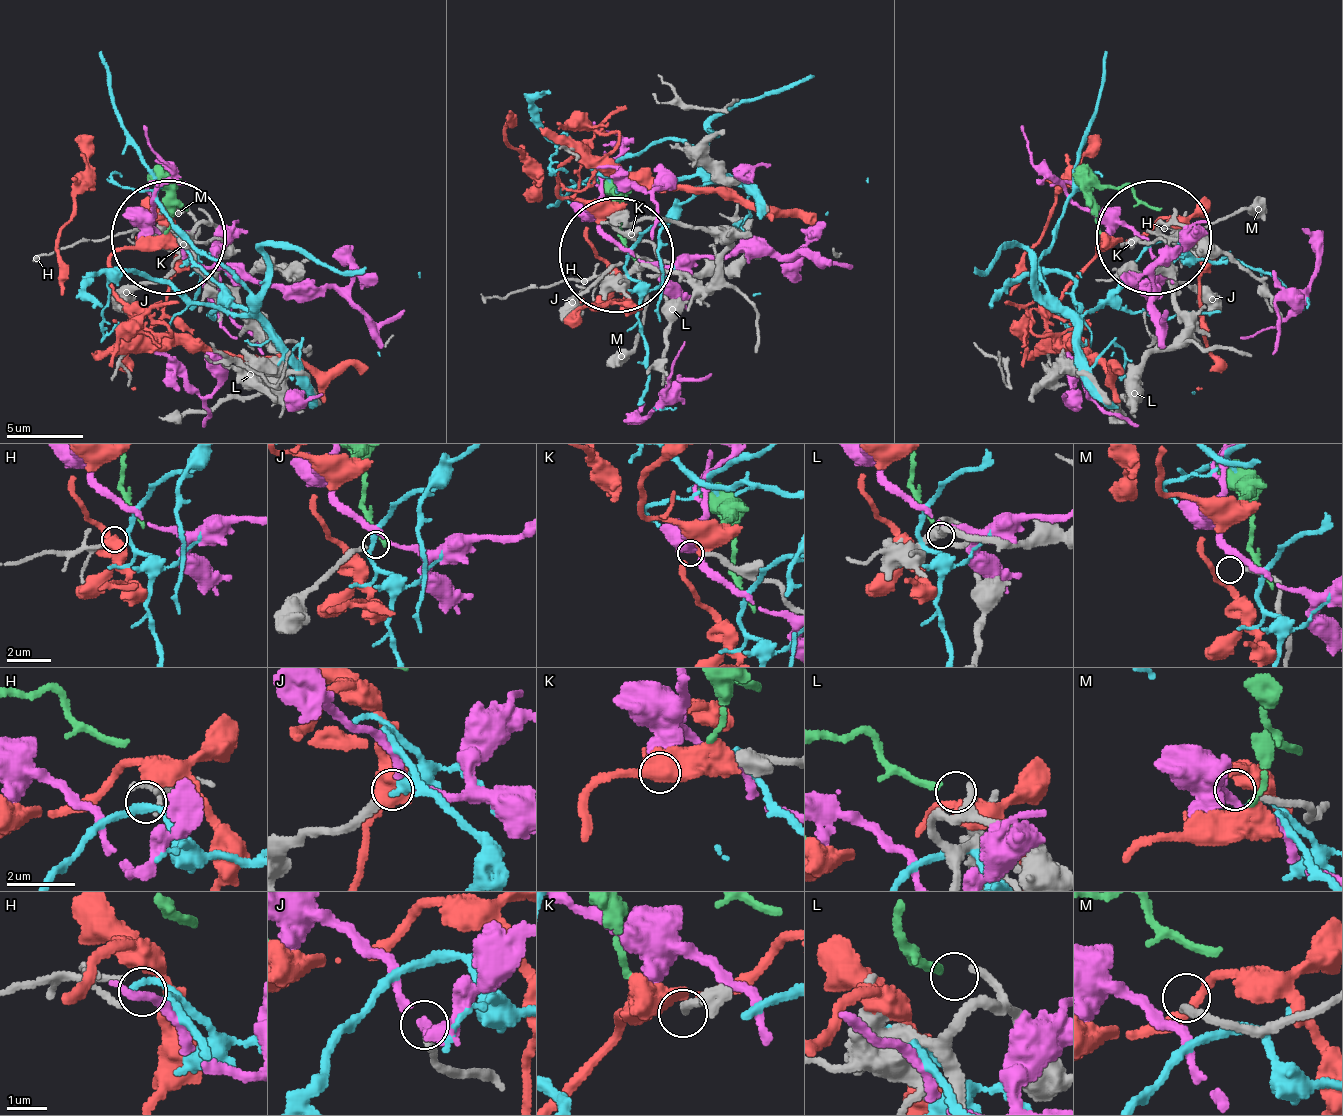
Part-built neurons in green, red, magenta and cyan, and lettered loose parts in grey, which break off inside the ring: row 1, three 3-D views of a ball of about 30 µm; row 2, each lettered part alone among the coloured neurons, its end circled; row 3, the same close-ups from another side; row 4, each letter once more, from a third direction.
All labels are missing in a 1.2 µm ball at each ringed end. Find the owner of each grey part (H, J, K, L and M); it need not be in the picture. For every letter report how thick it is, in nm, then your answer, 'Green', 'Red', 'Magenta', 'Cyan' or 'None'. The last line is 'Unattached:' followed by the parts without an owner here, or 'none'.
H: Thickness 120 nm. Cyan
J: Thickness 200 nm. Magenta
K: Thickness 200 nm. None
L: Thickness 190 nm. Green
M: Thickness 170 nm. None
Unattached: K, M

